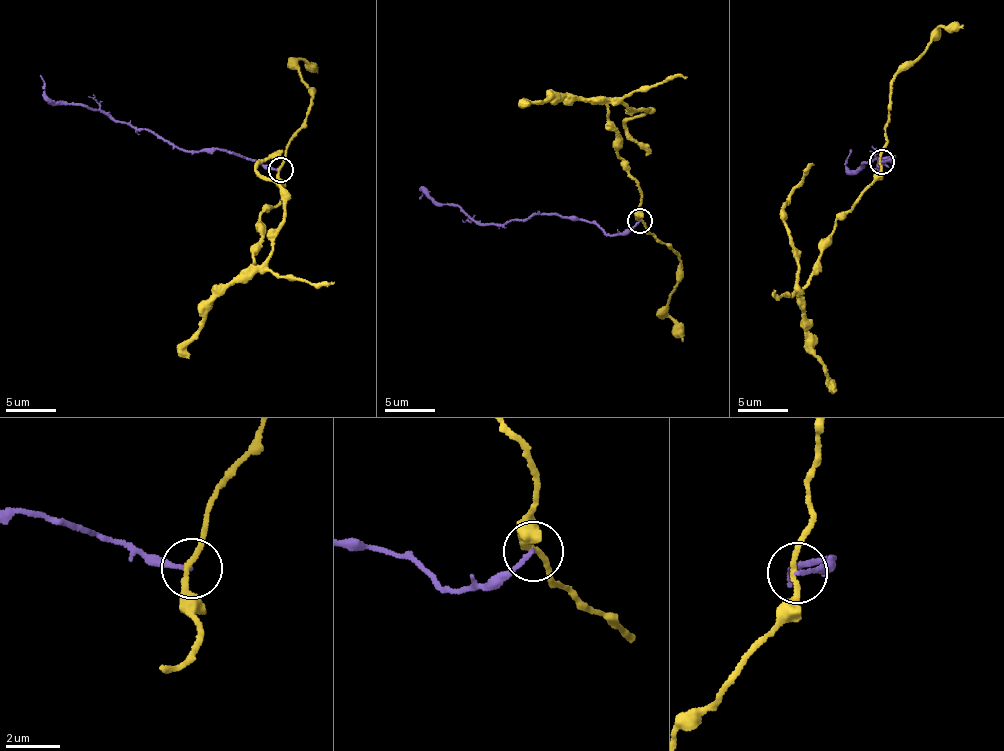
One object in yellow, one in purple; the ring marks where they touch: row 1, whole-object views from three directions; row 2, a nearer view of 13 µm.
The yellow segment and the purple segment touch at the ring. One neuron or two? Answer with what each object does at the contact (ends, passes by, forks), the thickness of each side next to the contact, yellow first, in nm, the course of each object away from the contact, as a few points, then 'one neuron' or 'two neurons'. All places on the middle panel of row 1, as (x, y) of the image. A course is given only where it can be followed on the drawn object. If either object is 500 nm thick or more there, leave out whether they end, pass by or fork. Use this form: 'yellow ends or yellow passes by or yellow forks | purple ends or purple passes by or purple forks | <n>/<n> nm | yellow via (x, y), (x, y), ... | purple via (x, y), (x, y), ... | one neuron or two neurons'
yellow passes by | purple ends | 200/150 nm | yellow via (639, 219), (639, 185), (619, 159), (611, 103), (630, 112), (646, 109), (627, 119), (627, 130), (651, 154) | purple via (639, 221), (607, 234), (590, 222), (541, 212), (481, 225), (455, 205), (438, 203), (421, 187), (419, 198) | two neurons

